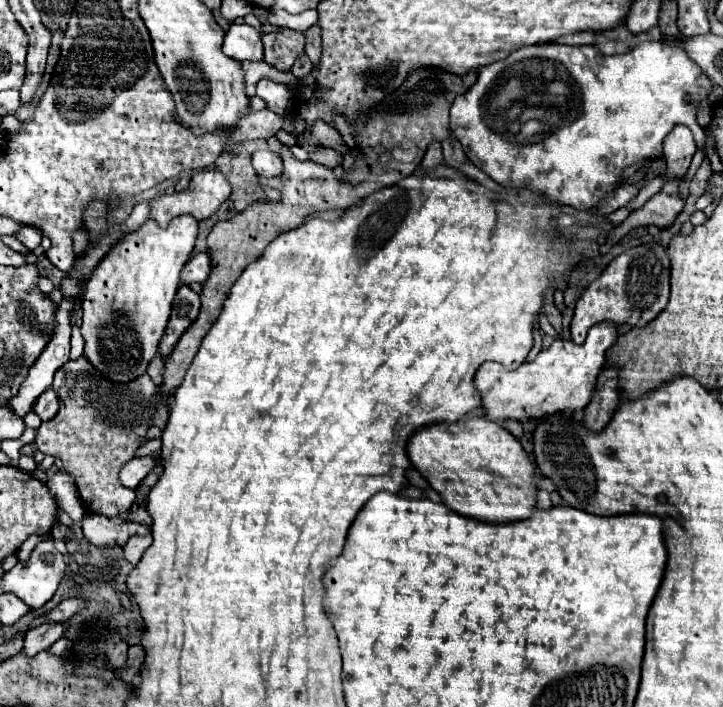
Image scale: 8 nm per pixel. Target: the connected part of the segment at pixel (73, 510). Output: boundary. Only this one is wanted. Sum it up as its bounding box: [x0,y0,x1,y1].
[47,472,85,522]

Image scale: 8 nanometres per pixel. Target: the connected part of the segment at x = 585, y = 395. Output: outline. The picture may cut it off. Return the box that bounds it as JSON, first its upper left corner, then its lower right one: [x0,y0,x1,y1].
[473,322,617,424]

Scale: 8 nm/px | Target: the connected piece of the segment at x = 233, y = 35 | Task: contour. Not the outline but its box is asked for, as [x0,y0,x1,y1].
[223,24,263,62]

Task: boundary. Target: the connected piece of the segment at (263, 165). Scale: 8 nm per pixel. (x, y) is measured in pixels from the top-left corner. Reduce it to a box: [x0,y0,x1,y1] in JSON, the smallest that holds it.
[253,150,283,178]

